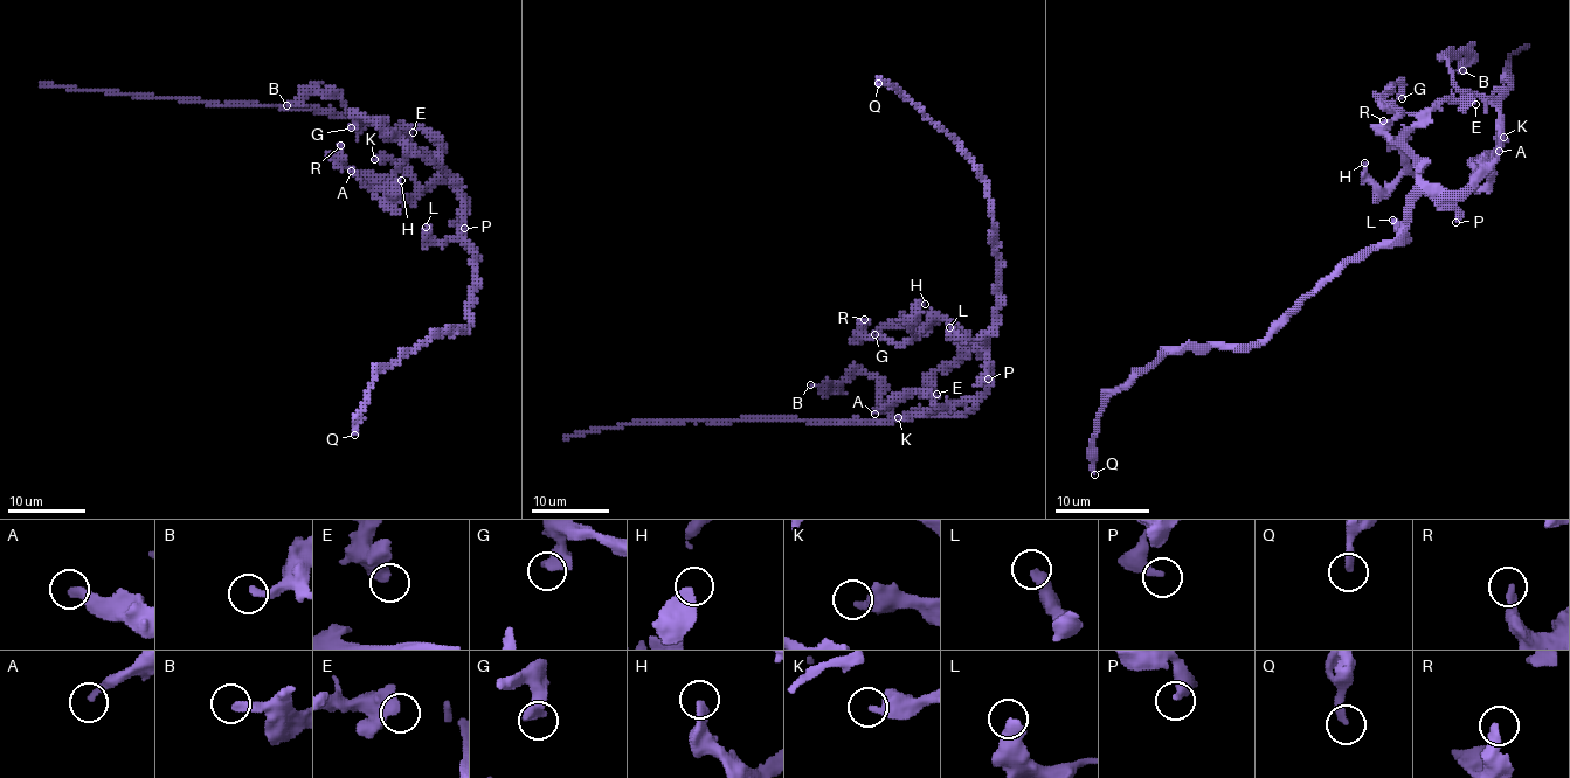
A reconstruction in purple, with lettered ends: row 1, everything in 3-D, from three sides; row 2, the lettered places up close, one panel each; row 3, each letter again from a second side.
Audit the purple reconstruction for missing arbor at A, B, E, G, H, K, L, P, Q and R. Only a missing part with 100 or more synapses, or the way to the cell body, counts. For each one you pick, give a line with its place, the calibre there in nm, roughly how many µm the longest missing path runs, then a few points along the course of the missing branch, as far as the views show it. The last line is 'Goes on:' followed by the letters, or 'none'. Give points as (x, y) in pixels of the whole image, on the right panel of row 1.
Goes on: none

